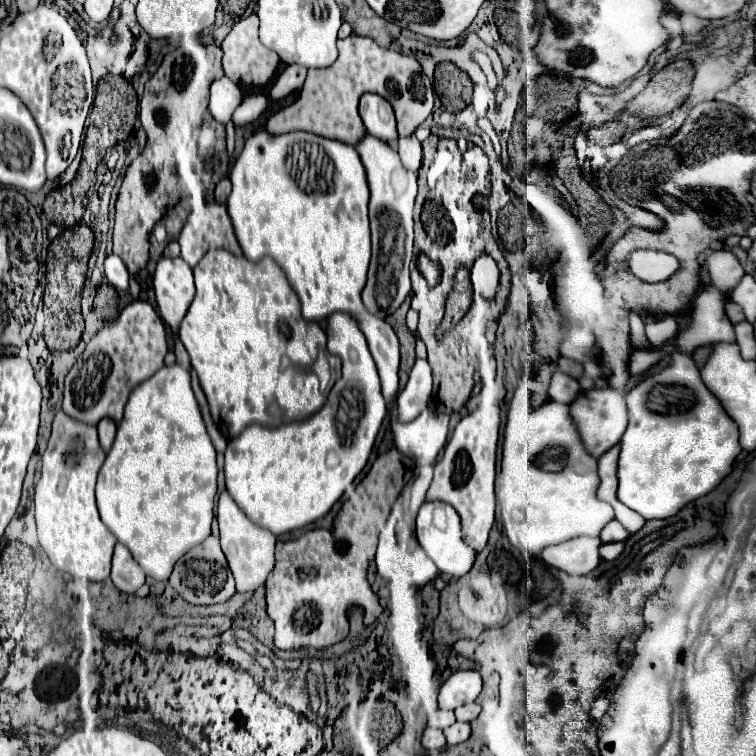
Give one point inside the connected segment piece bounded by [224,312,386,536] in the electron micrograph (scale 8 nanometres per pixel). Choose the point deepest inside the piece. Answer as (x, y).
(284, 478)

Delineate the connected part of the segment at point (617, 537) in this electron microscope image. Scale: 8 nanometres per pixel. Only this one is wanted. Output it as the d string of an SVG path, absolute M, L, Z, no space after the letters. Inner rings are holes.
M612 520L604 526L602 534L600 534L600 540L606 544L606 542L626 542L632 534L626 532L626 528L618 522L618 520Z

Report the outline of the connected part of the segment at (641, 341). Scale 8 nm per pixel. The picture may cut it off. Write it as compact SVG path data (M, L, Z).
M630 312L630 342L634 348L648 344L648 338L644 334L644 322L636 312Z

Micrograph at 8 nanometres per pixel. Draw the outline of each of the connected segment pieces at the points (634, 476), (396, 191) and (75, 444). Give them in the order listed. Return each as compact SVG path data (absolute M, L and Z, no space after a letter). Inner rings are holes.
M674 354L674 356L672 356L672 364L670 364L666 370L662 370L662 372L658 372L658 374L646 378L646 380L642 380L638 386L634 386L634 388L626 394L626 406L628 406L630 422L628 422L628 428L626 428L624 436L622 436L622 452L620 452L620 462L618 462L618 480L620 480L618 500L620 500L622 504L626 504L628 508L632 508L634 512L638 512L644 520L664 520L664 518L676 516L688 502L694 502L694 500L698 500L700 496L706 496L708 492L712 492L712 490L722 482L722 478L724 478L726 474L730 474L732 462L734 462L734 458L736 458L738 452L740 452L738 430L736 430L736 424L734 424L734 422L726 416L726 412L722 410L720 402L708 392L708 388L706 388L704 382L700 380L700 372L698 372L698 368L696 368L696 364L694 364L692 358Z
M366 134L356 146L356 152L366 168L366 182L370 188L370 230L372 230L372 260L368 270L368 284L362 292L368 312L394 312L410 292L408 264L412 258L412 208L416 198L416 174L408 172L396 150L386 142ZM378 294L378 304L376 296Z
M58 412L48 448L42 456L42 476L36 484L34 498L38 540L50 562L60 572L94 582L106 580L110 576L110 560L116 544L110 530L102 524L94 500L96 474L104 458L106 456L98 444L96 428L76 422L64 412Z

